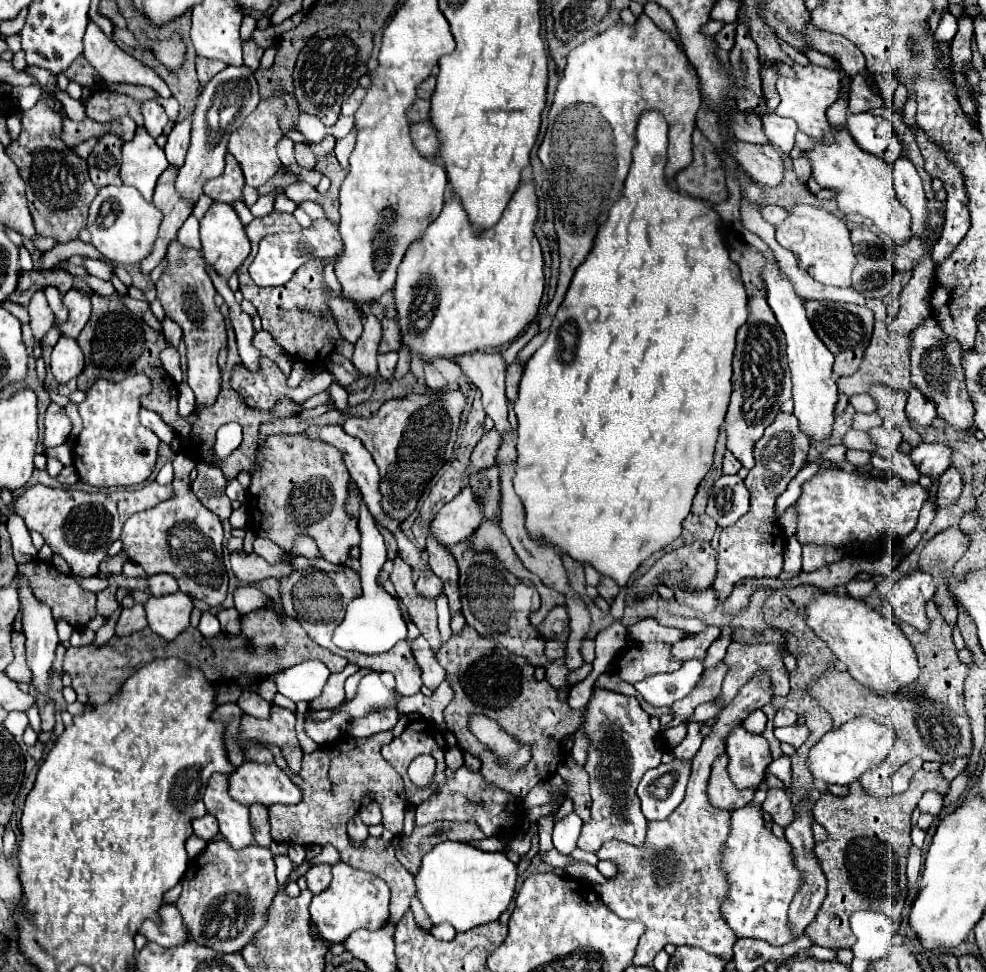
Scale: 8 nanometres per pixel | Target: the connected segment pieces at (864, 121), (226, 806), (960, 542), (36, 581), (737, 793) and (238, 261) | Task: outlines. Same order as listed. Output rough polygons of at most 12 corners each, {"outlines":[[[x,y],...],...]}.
{"outlines":[[[870,112],[848,114],[846,128],[868,154],[882,158],[892,124]],[[212,774],[208,812],[234,850],[254,844],[248,808],[228,794],[226,774]],[[958,526],[938,532],[920,552],[920,570],[940,576],[970,546]],[[50,562],[18,564],[32,594],[70,626],[96,616],[94,594]],[[728,756],[712,766],[708,800],[714,808],[734,812],[754,798],[738,790],[728,774]],[[232,204],[200,220],[204,260],[230,278],[250,254]]]}

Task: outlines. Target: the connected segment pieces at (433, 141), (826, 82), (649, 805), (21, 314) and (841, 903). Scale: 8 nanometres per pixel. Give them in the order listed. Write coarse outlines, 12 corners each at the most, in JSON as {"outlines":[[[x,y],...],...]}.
{"outlines":[[[432,122],[412,124],[414,146],[428,158],[440,152]],[[794,64],[778,78],[774,114],[822,138],[846,74]],[[674,758],[642,776],[636,792],[648,822],[680,806],[692,760]],[[8,300],[1,305],[22,324],[29,323],[26,307]],[[940,772],[880,802],[860,782],[822,794],[814,846],[828,894],[804,934],[848,948],[856,910],[906,898],[910,816]]]}

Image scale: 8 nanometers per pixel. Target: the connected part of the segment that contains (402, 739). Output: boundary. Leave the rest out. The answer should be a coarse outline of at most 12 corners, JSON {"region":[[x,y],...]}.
{"region":[[402,732],[382,756],[402,778],[420,754],[436,758],[434,784],[444,778],[442,732]]}

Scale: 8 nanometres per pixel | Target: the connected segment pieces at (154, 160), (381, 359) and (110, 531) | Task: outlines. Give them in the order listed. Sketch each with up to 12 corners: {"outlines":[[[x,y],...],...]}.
{"outlines":[[[144,128],[122,146],[120,178],[152,200],[168,160]],[[398,352],[378,356],[378,374],[392,378],[398,362]],[[34,484],[14,512],[74,574],[94,576],[124,522],[174,496]]]}

